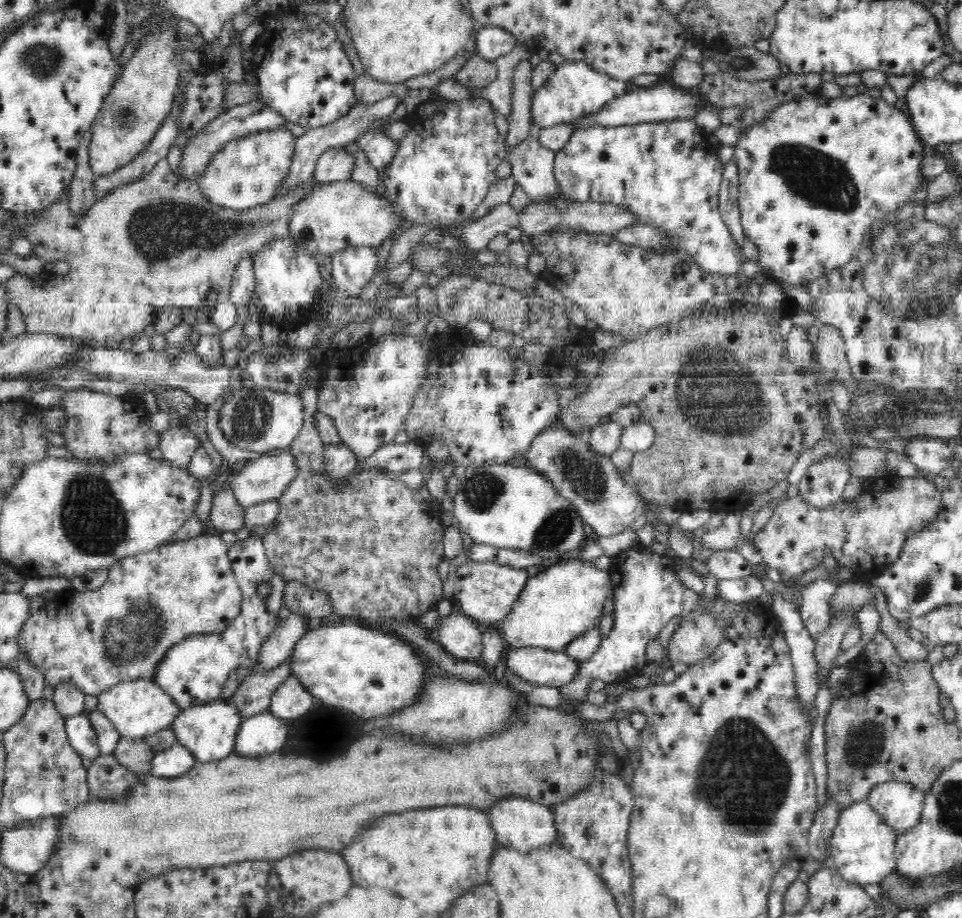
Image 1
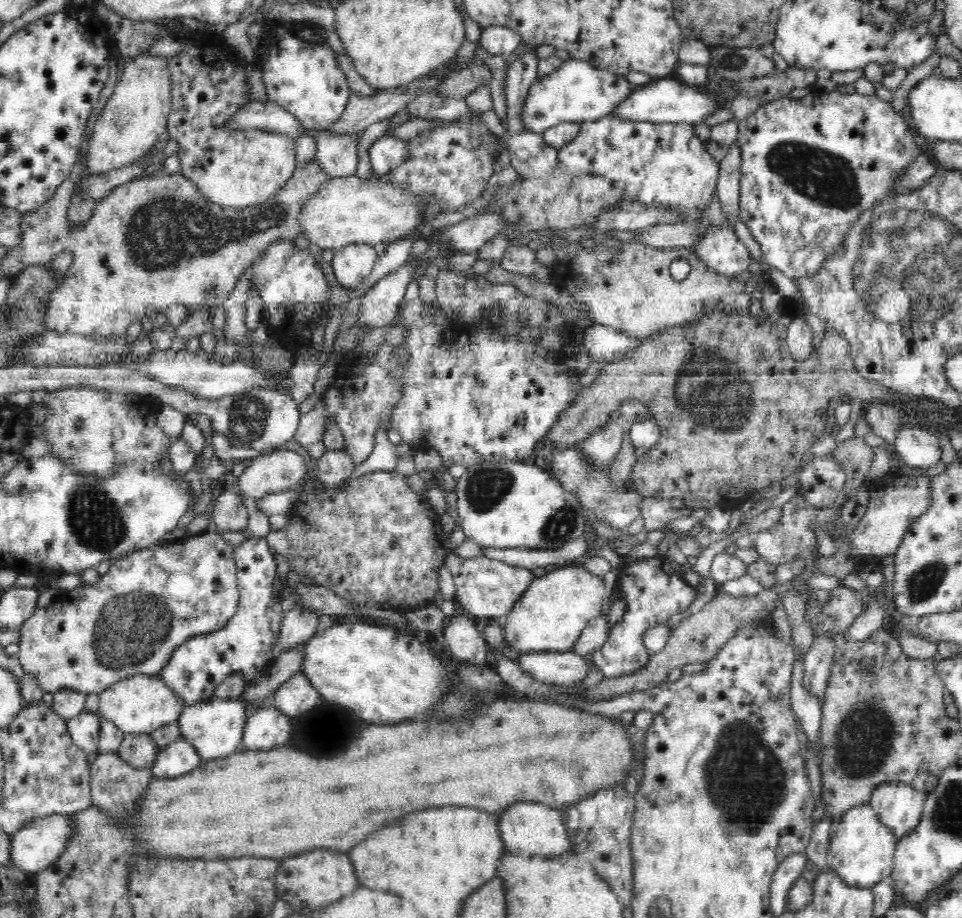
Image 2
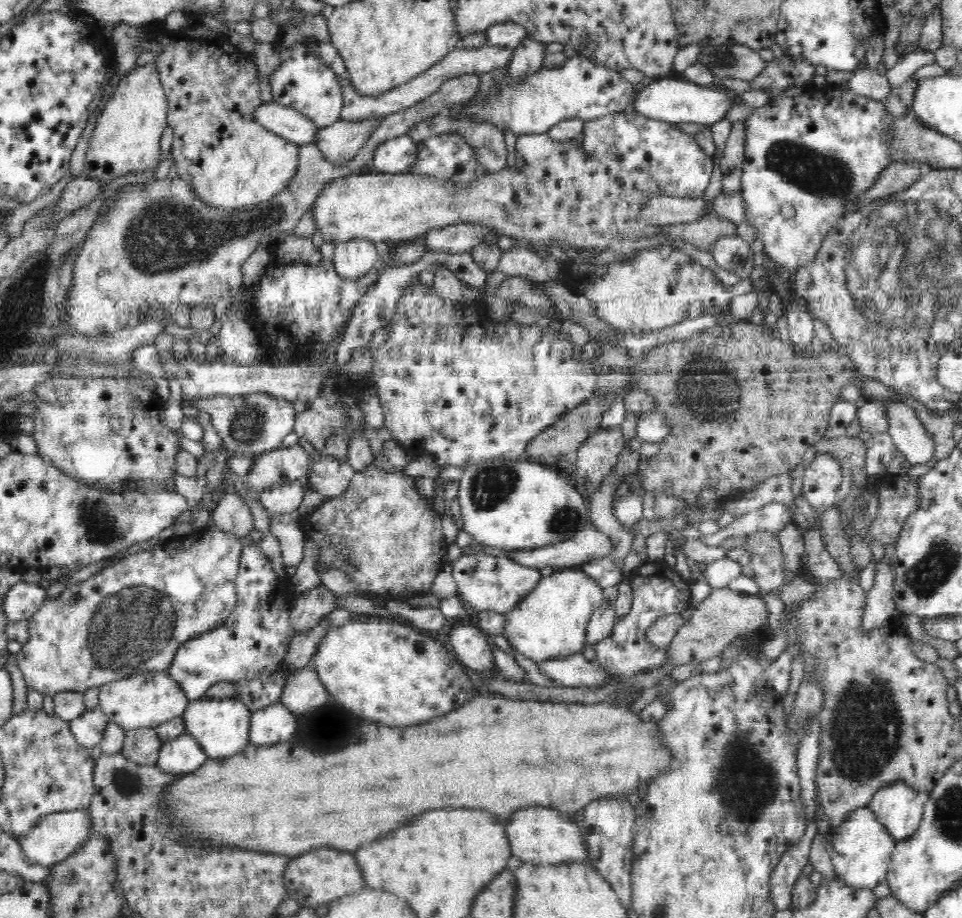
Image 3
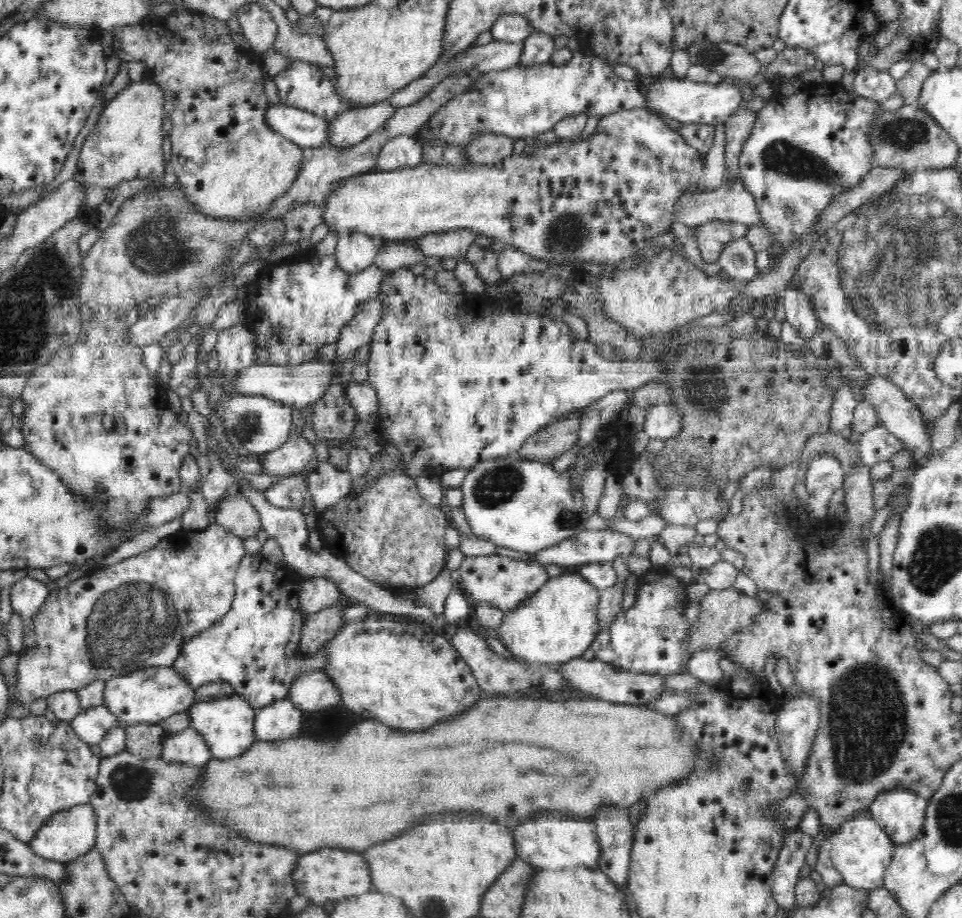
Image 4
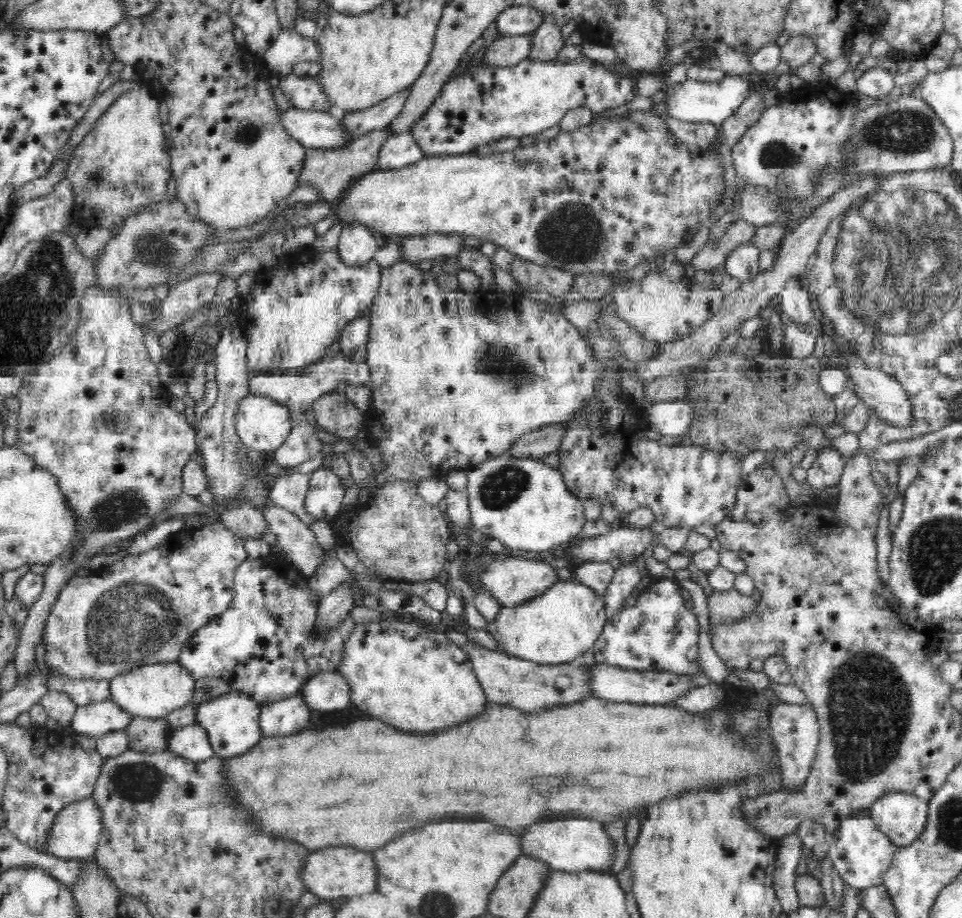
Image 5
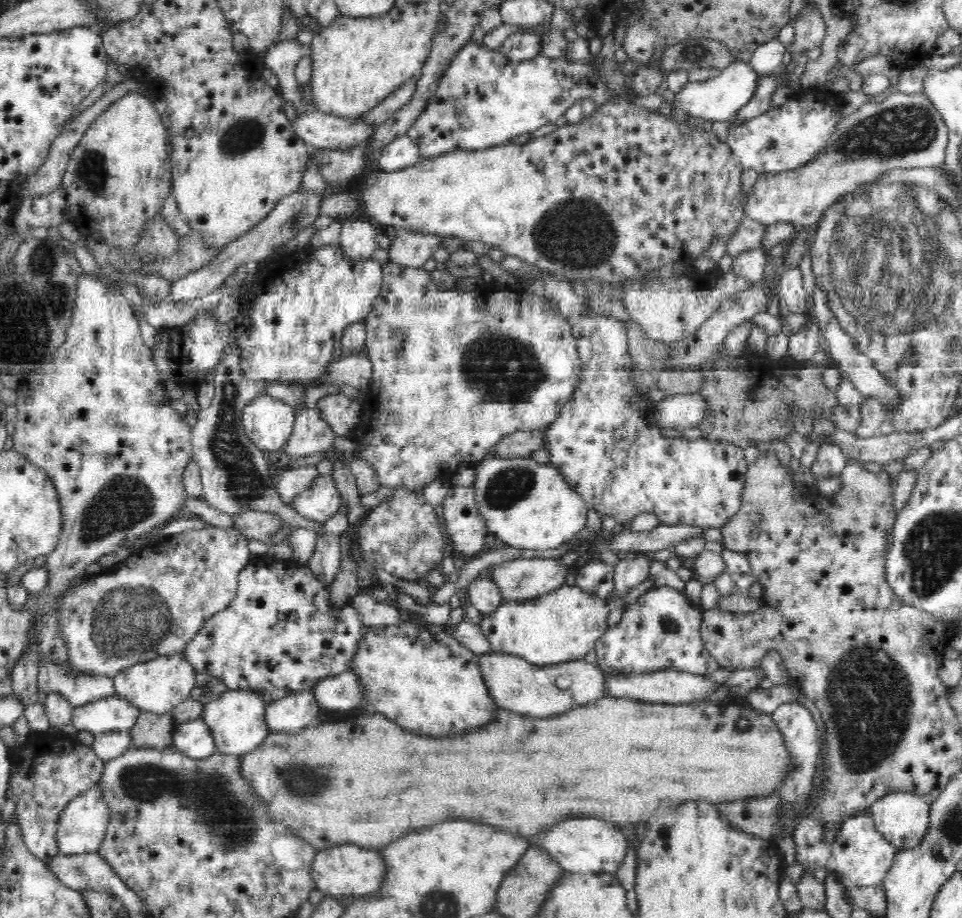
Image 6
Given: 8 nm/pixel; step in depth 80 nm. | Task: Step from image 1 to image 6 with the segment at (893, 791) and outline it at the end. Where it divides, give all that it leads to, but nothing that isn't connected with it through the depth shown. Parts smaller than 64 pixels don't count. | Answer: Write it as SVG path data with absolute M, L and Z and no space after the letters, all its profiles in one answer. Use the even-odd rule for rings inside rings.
M890 792L886 796L874 801L870 806L874 826L881 832L890 844L898 850L916 847L929 832L929 808L931 803L924 801L923 797L911 792Z

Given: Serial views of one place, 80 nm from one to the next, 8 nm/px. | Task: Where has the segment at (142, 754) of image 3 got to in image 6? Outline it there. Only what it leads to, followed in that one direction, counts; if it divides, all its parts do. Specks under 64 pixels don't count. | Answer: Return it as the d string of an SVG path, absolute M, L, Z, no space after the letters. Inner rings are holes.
M142 711L137 723L128 730L133 748L169 748L173 746L176 722L171 712L152 714Z

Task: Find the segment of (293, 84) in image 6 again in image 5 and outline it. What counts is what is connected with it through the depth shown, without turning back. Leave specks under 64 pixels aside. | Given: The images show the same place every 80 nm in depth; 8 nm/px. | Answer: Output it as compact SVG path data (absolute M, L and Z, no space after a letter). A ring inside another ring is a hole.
M287 28L281 29L262 60L264 66L282 76L292 73L293 66L298 63L319 63L320 51L316 40L298 34L295 29Z

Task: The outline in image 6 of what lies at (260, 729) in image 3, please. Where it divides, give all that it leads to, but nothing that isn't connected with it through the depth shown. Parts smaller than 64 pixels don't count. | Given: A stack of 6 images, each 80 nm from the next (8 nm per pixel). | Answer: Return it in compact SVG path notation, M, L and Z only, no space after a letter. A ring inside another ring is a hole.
M306 689L269 703L265 719L271 733L294 732L308 726L321 711L316 693Z

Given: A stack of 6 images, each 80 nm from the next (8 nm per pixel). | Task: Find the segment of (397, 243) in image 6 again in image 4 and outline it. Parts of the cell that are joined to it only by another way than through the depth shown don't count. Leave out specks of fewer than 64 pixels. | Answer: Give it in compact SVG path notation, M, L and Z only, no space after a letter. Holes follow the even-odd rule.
M458 230L427 233L426 236L414 239L416 247L420 247L426 256L450 257L458 259L464 256L476 240L474 231Z

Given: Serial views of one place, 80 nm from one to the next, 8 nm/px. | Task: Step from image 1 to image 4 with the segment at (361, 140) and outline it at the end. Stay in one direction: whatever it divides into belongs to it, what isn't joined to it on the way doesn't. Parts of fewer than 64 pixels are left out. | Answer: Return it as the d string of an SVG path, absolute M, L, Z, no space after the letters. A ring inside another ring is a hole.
M400 135L388 140L381 148L376 169L380 171L402 169L420 165L423 160L423 144L413 135Z

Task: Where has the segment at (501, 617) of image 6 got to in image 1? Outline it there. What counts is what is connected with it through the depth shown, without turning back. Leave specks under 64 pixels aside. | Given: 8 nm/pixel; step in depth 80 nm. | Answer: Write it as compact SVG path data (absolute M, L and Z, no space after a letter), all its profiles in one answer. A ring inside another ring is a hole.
M575 559L552 564L556 566L542 568L527 580L512 610L500 621L500 631L512 649L540 647L562 651L570 641L599 624L606 596L611 590L610 573Z

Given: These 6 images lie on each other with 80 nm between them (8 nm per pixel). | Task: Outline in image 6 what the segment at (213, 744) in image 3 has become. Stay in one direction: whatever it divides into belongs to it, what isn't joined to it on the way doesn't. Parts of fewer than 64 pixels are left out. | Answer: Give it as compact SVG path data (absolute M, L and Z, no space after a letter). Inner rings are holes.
M230 690L204 705L201 719L209 725L213 733L215 749L218 753L243 757L258 748L271 732L266 724L265 710L268 703L258 692L252 690Z

